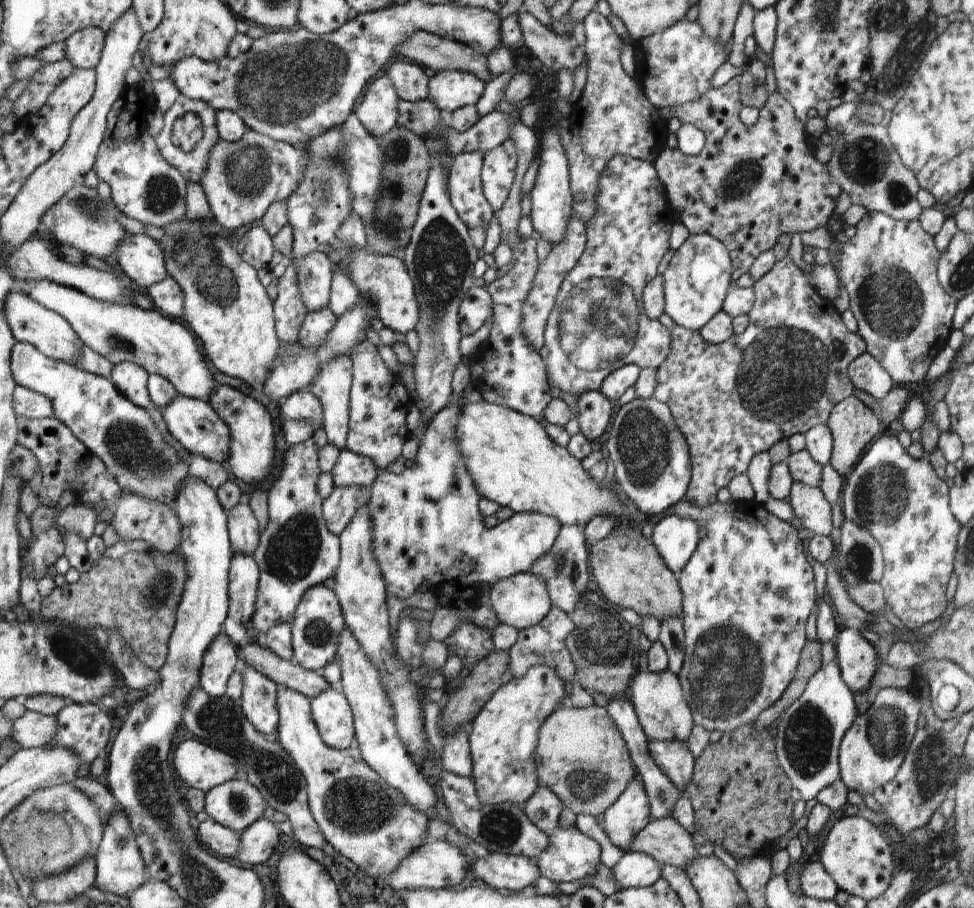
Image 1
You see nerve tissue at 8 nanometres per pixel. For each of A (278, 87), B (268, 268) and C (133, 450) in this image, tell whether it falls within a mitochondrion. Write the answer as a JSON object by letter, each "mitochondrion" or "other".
{"A":"mitochondrion","B":"other","C":"mitochondrion"}

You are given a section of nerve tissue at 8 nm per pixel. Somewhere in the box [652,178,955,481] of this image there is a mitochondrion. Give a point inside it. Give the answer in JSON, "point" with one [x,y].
{"point":[783,373]}

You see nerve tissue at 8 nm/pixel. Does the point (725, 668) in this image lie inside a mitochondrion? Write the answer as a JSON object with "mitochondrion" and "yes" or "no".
{"mitochondrion":"yes"}

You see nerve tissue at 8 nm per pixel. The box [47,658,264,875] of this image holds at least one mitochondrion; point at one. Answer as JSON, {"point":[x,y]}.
{"point":[239,801]}

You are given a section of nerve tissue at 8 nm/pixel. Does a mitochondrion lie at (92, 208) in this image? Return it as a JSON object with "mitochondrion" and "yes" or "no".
{"mitochondrion":"yes"}

